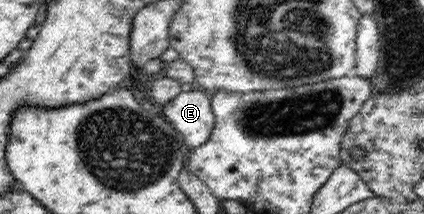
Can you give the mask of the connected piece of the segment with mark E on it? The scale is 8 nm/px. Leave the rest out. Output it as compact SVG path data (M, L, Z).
M195 89L182 91L159 111L178 132L186 150L202 146L212 134L214 113L209 93Z

